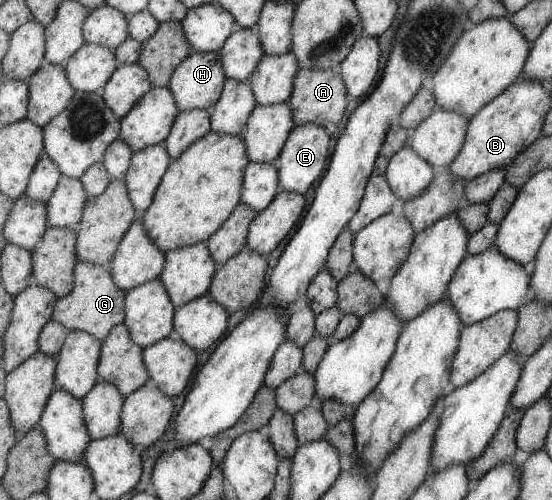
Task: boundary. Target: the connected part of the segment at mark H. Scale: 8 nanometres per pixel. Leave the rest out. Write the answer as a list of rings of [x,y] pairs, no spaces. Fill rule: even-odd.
[[[195,51],[174,71],[169,87],[181,111],[210,110],[221,100],[227,79],[218,51]]]

